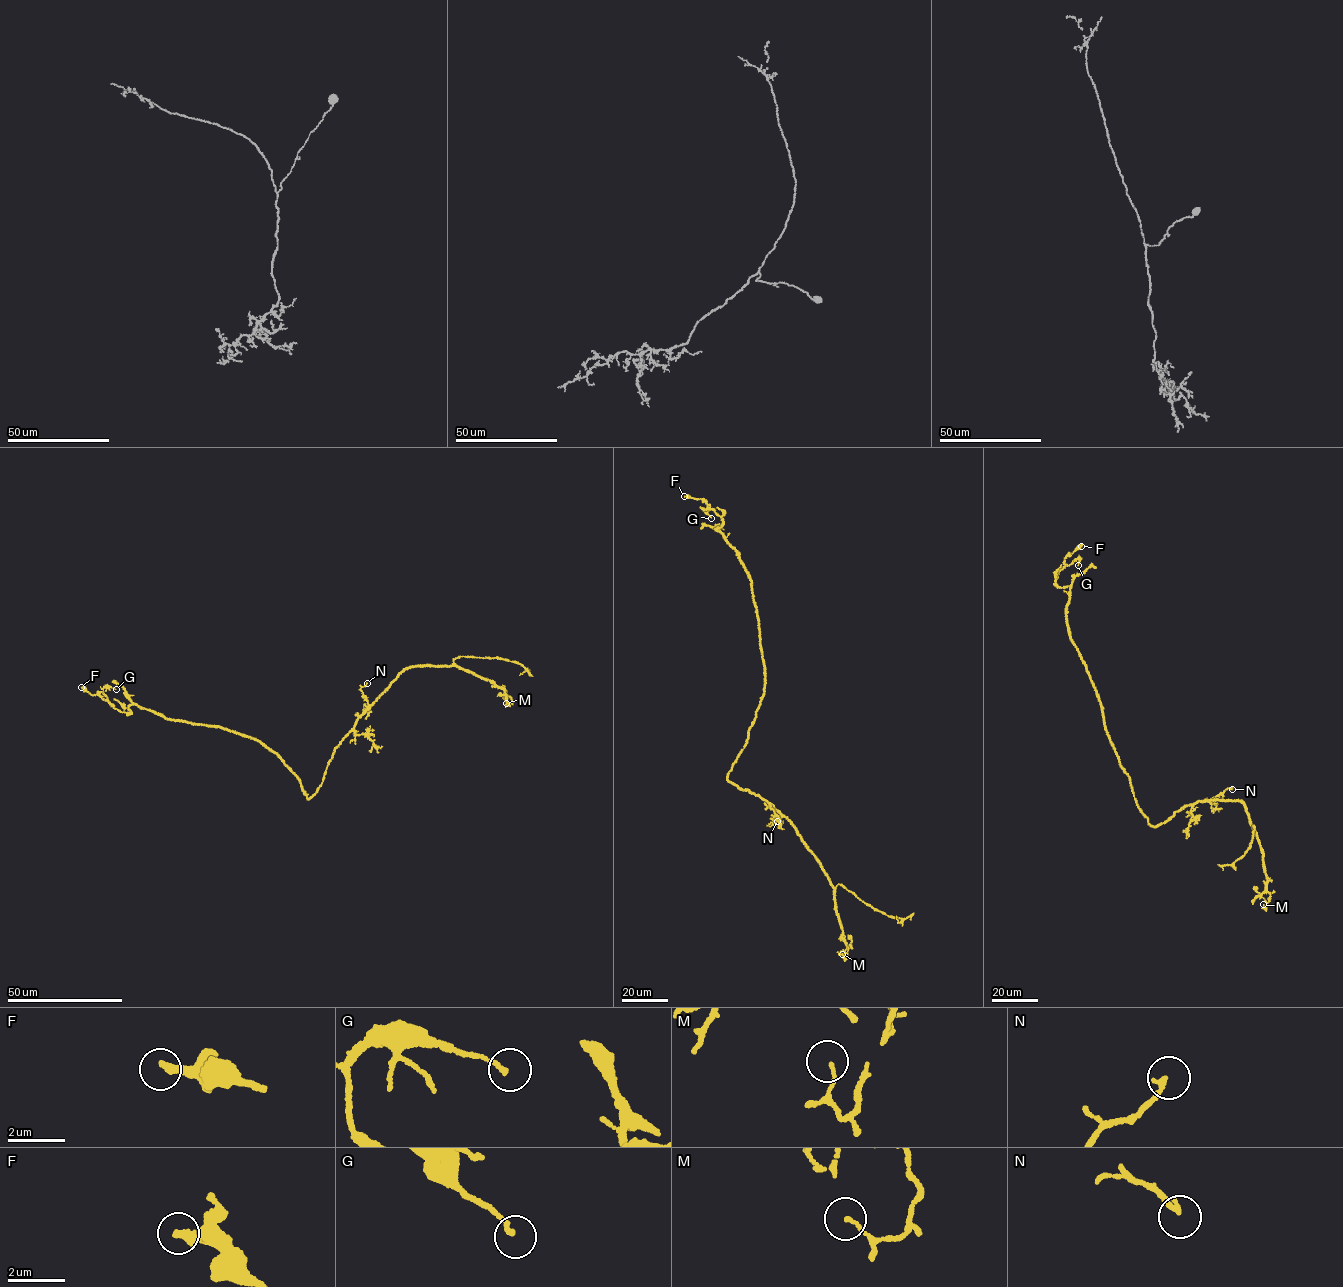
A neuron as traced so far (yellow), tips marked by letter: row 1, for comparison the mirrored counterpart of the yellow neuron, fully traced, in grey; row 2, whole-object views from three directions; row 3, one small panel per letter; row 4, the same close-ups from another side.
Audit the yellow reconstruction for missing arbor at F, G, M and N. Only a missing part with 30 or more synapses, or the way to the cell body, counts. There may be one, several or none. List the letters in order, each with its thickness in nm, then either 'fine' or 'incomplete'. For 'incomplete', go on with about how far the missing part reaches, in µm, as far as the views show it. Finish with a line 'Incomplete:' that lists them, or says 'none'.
F: 300 nm thick; fine
G: 140 nm thick; fine
M: 100 nm thick; fine
N: 180 nm thick; fine
Incomplete: none

